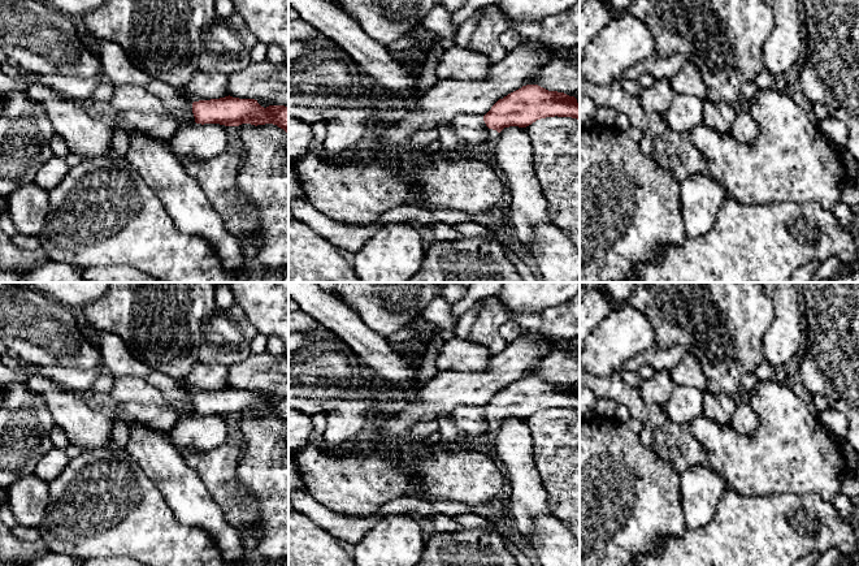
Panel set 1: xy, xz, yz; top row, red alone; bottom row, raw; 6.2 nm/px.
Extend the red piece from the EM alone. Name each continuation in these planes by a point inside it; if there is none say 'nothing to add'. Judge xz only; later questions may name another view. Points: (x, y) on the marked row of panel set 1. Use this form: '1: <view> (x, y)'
1: xz (493, 134)

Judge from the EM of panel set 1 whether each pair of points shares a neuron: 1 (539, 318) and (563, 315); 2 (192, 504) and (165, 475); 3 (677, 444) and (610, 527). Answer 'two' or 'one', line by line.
1: one
2: one
3: two

